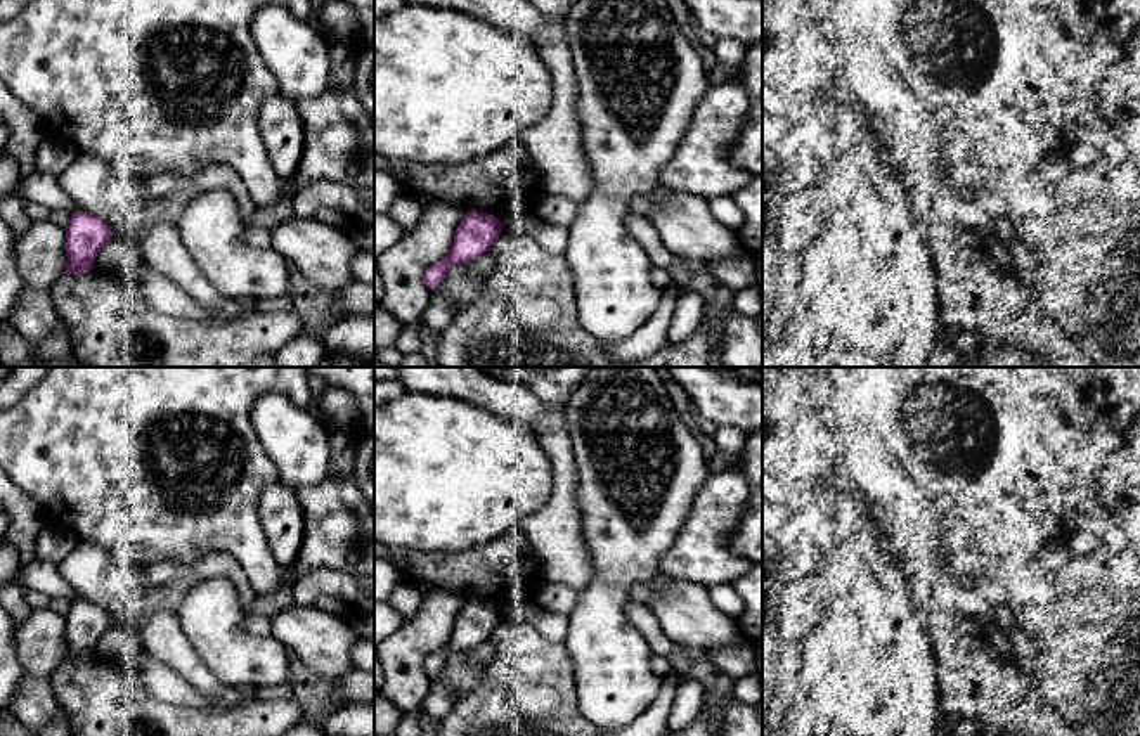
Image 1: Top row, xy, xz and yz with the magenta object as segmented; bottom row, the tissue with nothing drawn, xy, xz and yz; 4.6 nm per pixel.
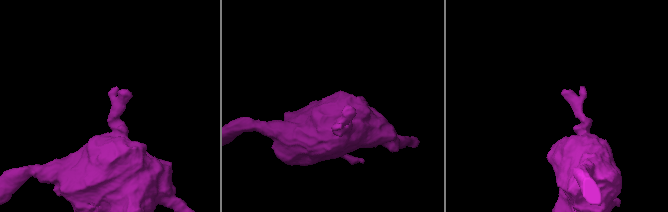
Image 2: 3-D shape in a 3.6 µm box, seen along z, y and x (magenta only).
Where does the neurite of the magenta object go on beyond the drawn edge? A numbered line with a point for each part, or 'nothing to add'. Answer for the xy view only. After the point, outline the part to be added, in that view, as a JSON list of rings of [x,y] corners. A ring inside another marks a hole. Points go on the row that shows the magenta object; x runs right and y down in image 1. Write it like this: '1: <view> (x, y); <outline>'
nothing to add

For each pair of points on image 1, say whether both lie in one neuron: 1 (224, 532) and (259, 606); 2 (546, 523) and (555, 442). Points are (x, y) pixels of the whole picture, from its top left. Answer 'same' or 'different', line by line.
1: different
2: same

